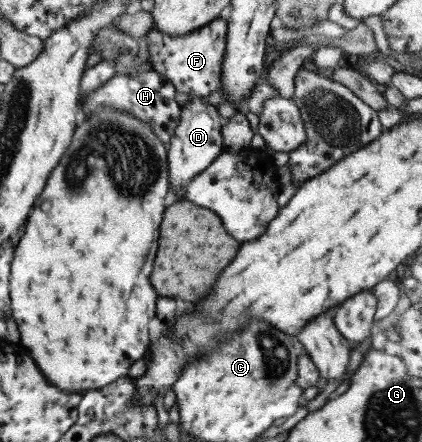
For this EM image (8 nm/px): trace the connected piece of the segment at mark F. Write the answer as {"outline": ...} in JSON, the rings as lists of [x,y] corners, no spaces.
{"outline":[[[223,16],[180,38],[164,36],[154,28],[148,30],[144,36],[147,42],[147,62],[151,70],[168,80],[176,93],[207,98],[211,92],[222,90],[219,88],[219,74],[226,40],[226,22]]]}

